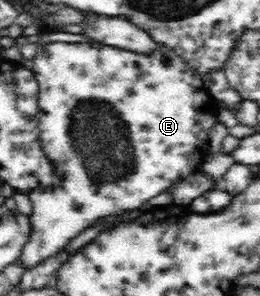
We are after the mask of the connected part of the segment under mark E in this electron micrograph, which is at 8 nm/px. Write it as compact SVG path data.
M64 41L48 42L38 44L36 54L32 59L32 74L38 85L38 128L39 141L41 142L43 152L52 164L53 173L57 180L46 189L32 189L26 195L31 201L32 211L30 221L32 226L32 235L30 241L22 248L17 263L29 270L40 265L42 261L49 257L56 256L61 249L76 237L81 231L91 227L95 219L104 217L104 215L114 215L126 210L134 210L141 207L142 204L157 197L172 185L170 181L188 177L190 173L198 171L199 165L207 155L209 146L206 145L208 132L217 123L217 114L220 106L217 105L214 97L209 93L204 84L201 74L193 69L172 47L158 44L152 53L141 53L128 49L121 49L114 45L105 45L104 43L91 41L78 41L78 43L64 43Z

